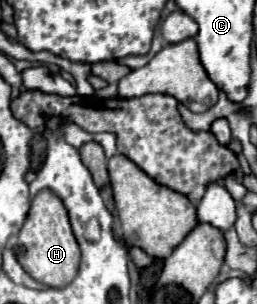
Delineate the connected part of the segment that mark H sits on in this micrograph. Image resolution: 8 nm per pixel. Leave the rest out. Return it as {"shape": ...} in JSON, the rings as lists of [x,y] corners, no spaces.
{"shape":[[[42,189],[34,199],[24,227],[18,233],[18,245],[26,249],[26,255],[20,257],[22,267],[28,275],[48,287],[66,287],[76,275],[80,265],[80,247],[72,233],[68,211],[58,195],[50,189]]]}

